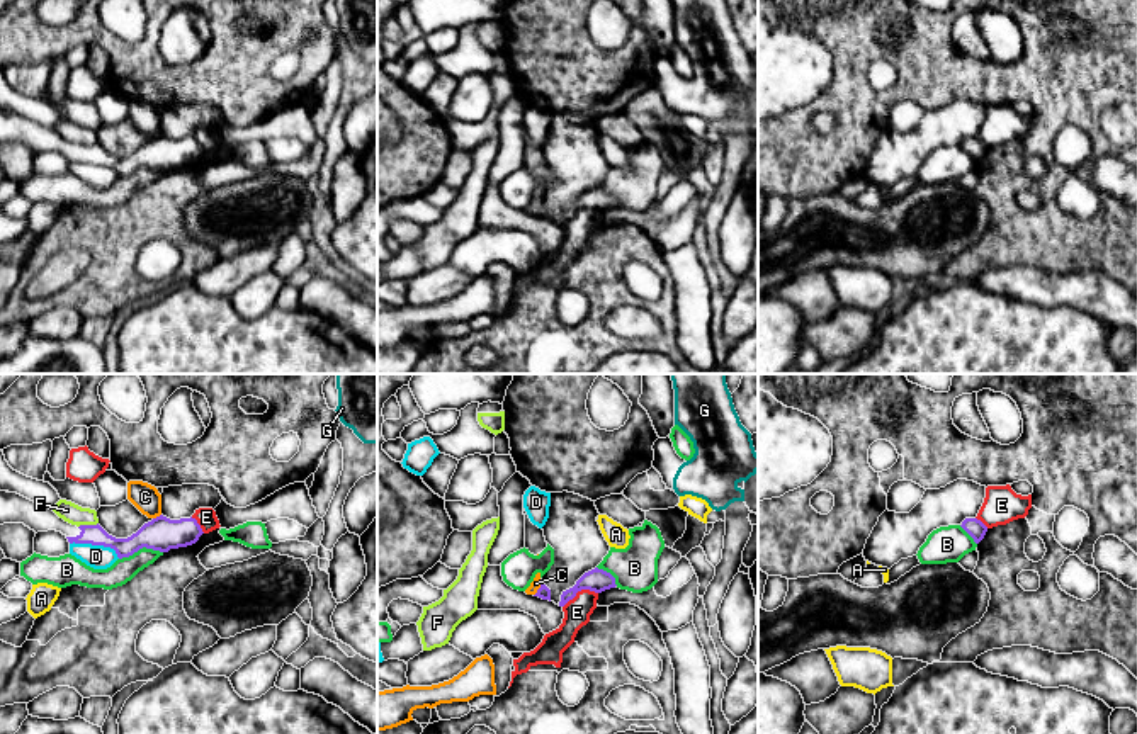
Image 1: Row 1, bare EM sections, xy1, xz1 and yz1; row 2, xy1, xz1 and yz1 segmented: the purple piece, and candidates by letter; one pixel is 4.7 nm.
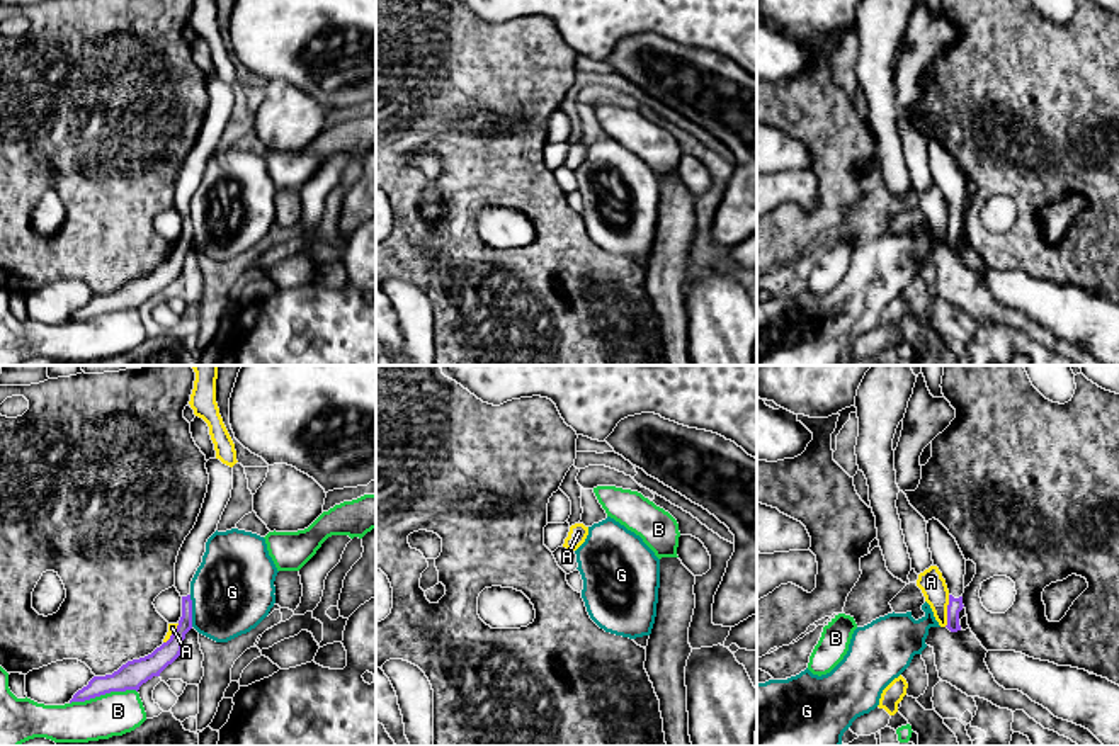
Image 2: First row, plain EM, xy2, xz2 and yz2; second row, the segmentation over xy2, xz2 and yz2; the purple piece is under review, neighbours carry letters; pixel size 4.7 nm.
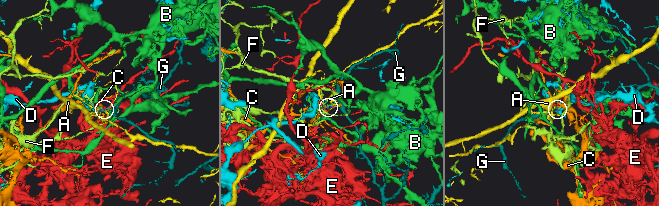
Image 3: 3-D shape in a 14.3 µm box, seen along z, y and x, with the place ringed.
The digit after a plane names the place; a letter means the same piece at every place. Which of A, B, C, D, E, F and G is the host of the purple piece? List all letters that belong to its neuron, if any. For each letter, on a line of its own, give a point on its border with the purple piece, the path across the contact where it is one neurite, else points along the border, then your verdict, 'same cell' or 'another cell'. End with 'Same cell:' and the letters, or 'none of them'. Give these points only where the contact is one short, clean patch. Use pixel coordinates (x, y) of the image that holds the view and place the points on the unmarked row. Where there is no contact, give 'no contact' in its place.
A: yz2 (948, 230) | another cell
B: xy2 (102, 313) | another cell
C: xz1 (539, 208) | along xz1 (541, 201), (534, 214) | another cell
D: xy1 (96, 163) | along xy1 (70, 162), (109, 165), (119, 177) | another cell
E: xz1 (580, 209) | along xz1 (597, 211), (580, 209), (563, 226) | another cell
F: xy1 (87, 145) | along xy1 (97, 141), (79, 146) | another cell
G: xy2 (191, 230) | along xy2 (189, 214), (193, 245) | another cell
Same cell: none of them

